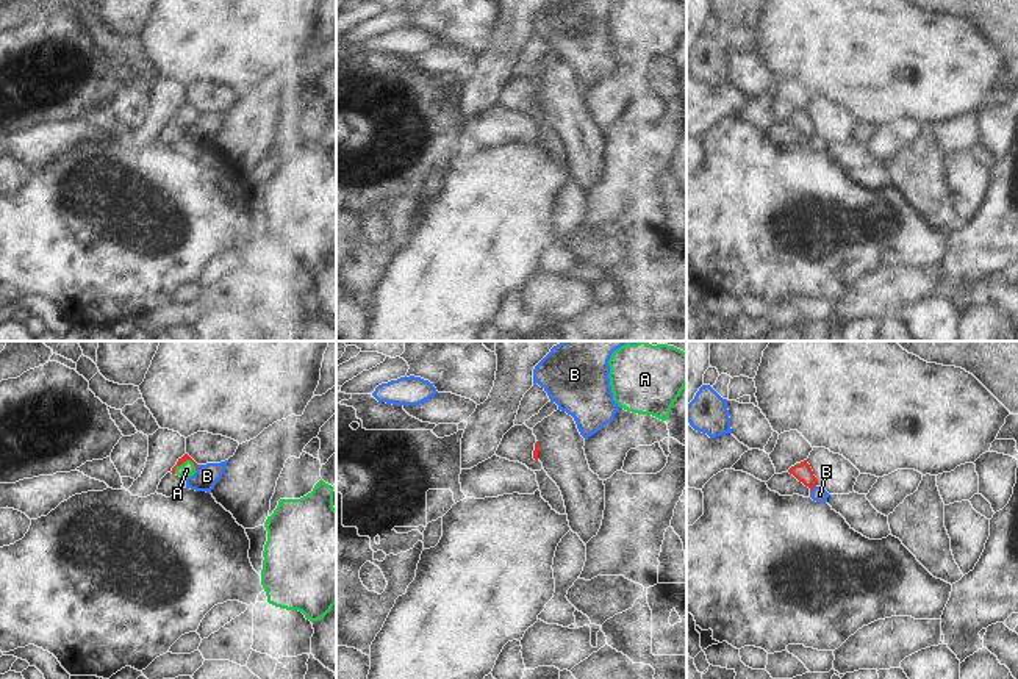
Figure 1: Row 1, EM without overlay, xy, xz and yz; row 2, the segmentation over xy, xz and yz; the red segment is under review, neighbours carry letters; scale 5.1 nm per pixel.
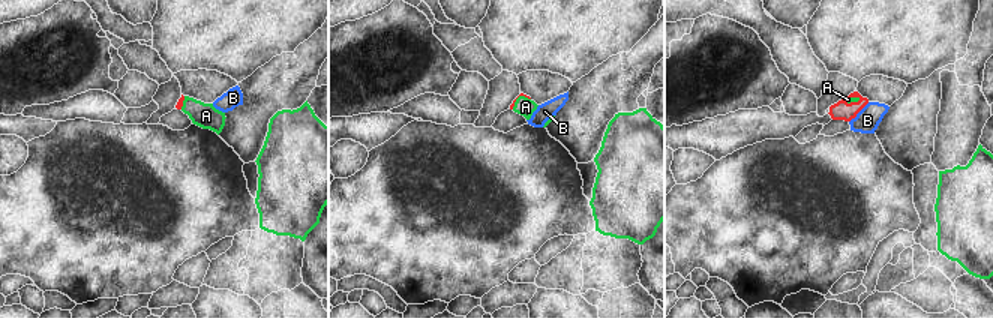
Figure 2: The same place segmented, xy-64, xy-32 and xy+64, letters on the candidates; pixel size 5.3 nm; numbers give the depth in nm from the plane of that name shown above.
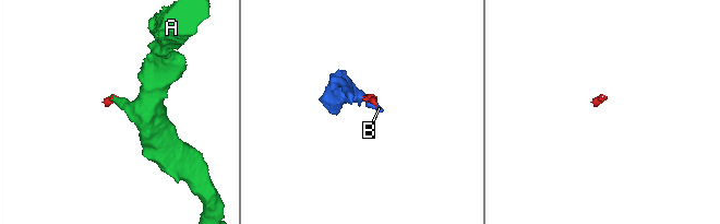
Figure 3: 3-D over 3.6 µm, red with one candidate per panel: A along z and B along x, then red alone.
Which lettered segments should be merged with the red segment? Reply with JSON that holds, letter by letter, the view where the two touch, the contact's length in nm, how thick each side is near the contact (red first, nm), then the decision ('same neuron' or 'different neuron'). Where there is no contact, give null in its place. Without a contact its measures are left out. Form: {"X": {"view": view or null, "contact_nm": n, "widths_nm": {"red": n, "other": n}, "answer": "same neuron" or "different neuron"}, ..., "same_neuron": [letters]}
{"A": {"view": "xy", "contact_nm": 120, "widths_nm": {"red": 40, "other": 80}, "answer": "same neuron"}, "B": {"view": "yz", "contact_nm": 40, "widths_nm": {"red": 90, "other": 80}, "answer": "different neuron"}, "same_neuron": ["A"]}

